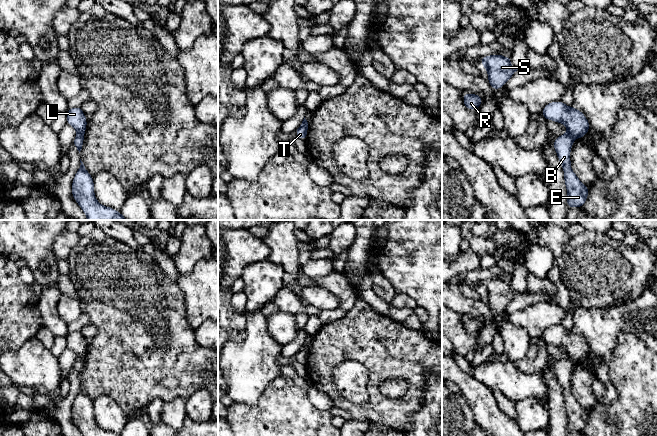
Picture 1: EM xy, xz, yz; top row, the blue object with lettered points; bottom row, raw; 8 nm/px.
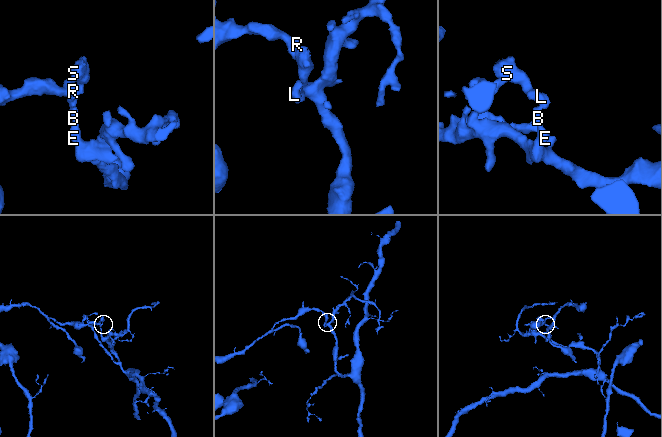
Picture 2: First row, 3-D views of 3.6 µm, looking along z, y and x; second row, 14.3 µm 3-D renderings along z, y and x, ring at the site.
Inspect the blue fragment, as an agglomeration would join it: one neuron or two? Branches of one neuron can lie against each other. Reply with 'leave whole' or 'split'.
split

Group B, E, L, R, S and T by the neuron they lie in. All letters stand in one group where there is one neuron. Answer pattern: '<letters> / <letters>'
B E / L R S T

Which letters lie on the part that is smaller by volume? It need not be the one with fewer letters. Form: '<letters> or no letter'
L, R, S, T

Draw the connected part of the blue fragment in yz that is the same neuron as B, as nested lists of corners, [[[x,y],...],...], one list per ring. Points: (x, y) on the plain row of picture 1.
[[[563,358],[555,362],[553,370],[564,395],[564,405],[567,413],[567,432],[581,432],[588,422],[588,410],[583,408],[571,393],[570,375],[574,362],[569,358]]]

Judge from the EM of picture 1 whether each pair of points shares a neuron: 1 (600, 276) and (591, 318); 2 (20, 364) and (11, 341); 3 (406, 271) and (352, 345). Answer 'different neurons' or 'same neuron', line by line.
1: different neurons
2: different neurons
3: different neurons

